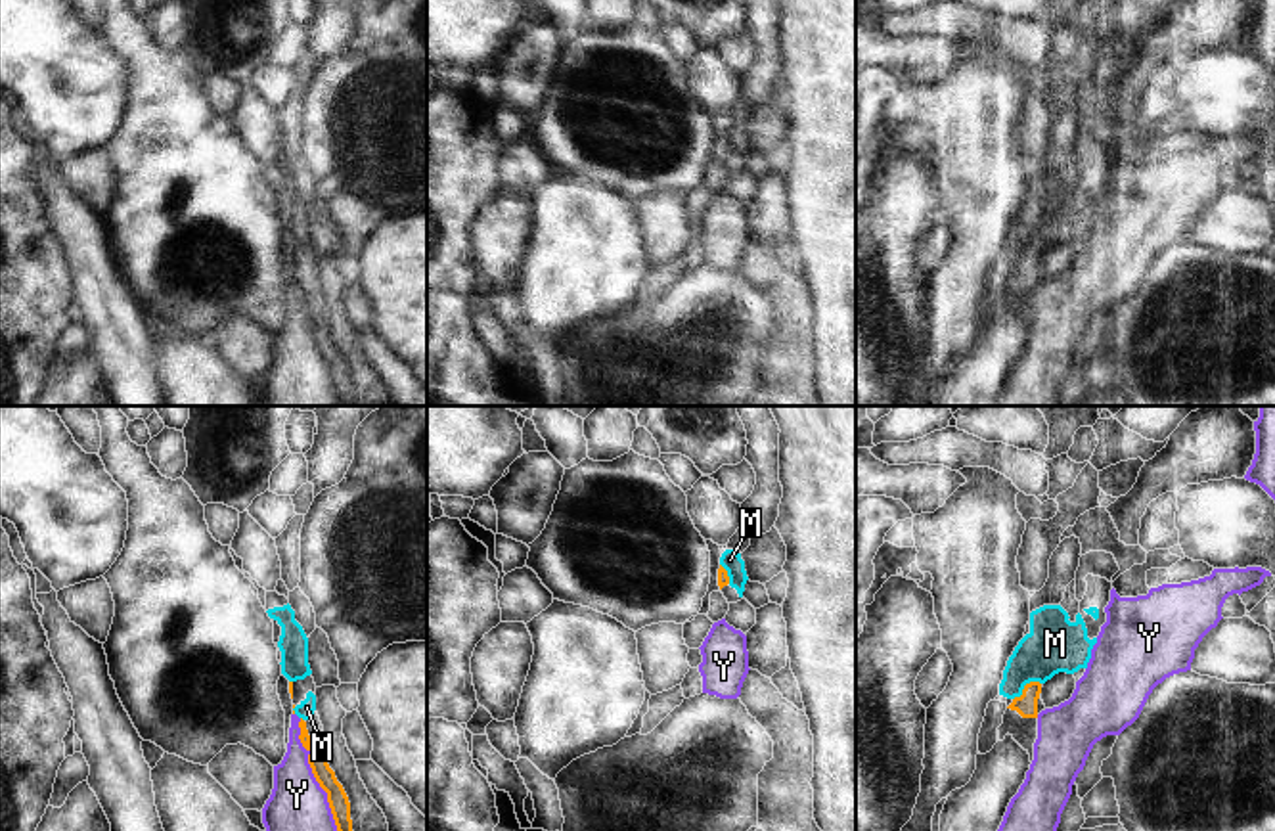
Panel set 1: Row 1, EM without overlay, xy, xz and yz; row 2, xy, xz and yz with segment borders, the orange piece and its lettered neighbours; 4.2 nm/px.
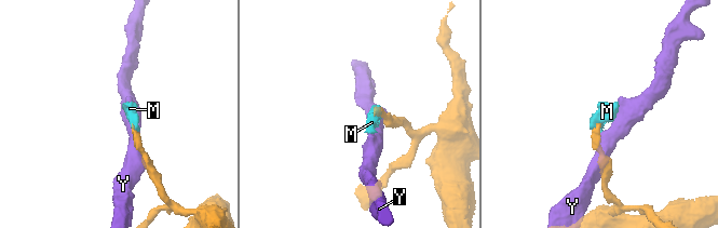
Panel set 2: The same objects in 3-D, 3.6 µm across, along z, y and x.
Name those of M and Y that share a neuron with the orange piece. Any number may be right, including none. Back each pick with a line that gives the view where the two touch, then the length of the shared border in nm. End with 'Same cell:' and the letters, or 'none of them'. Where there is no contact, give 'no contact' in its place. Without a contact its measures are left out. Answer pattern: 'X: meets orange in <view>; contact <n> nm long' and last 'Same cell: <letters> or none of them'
M: meets orange in yz; contact 140 nm long
Same cell: M

